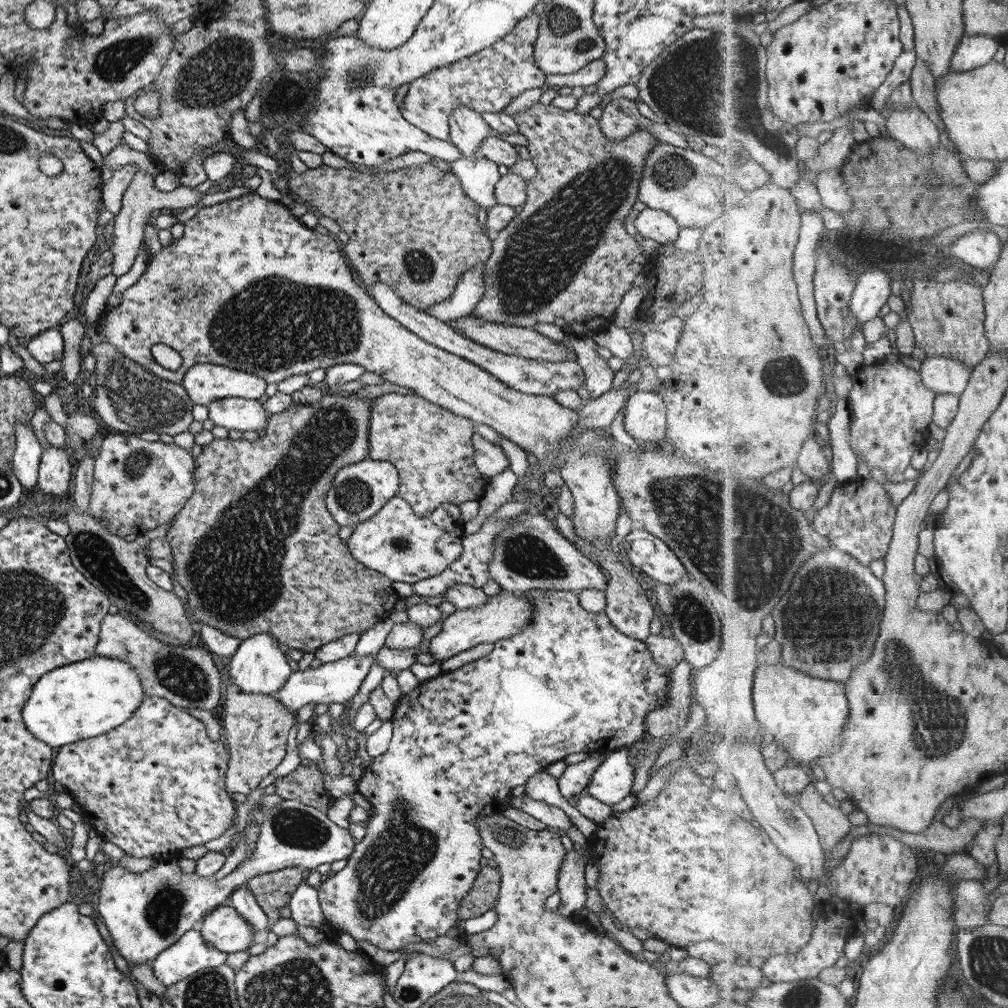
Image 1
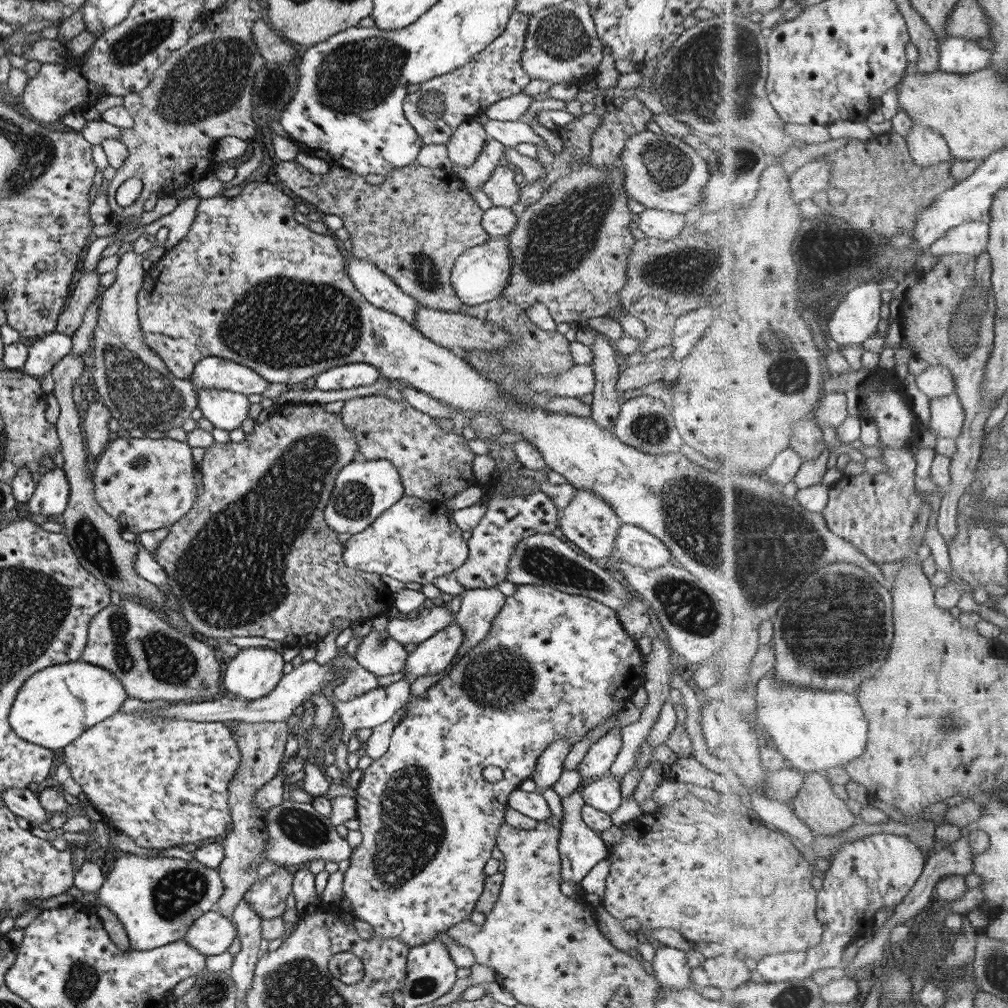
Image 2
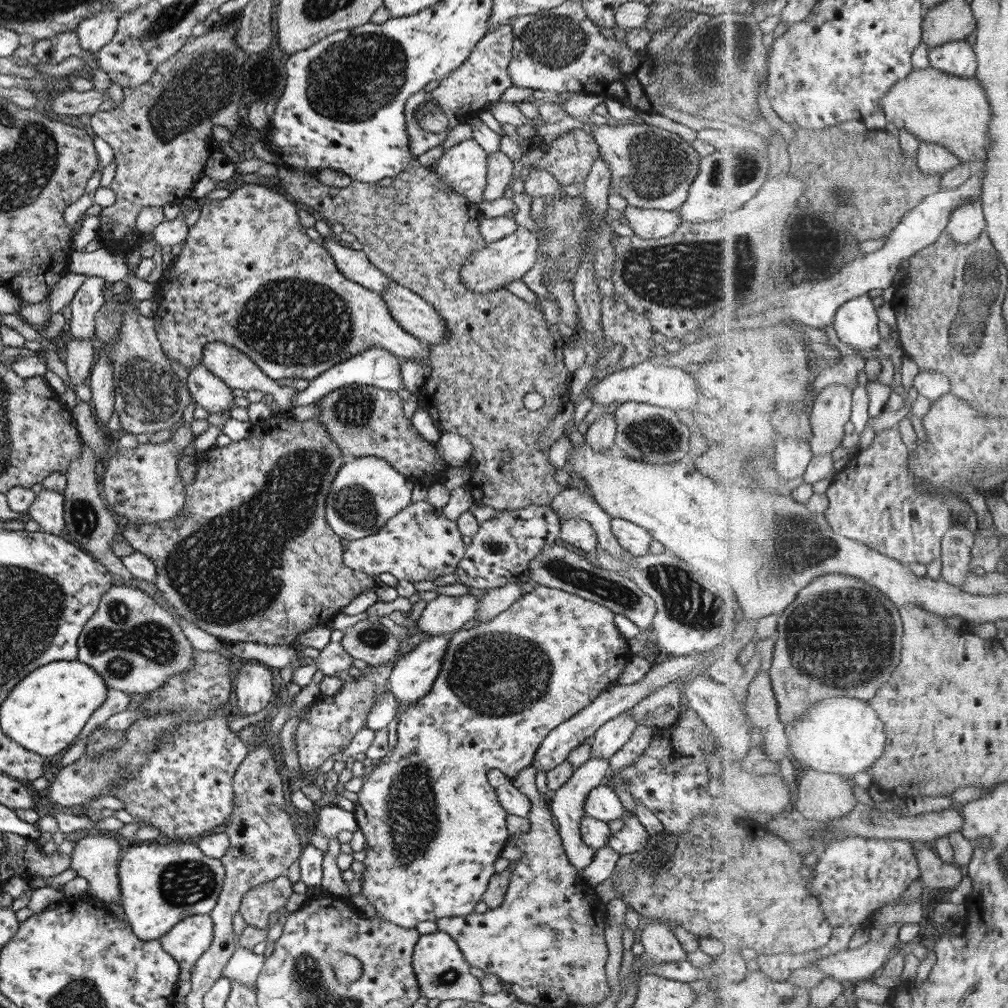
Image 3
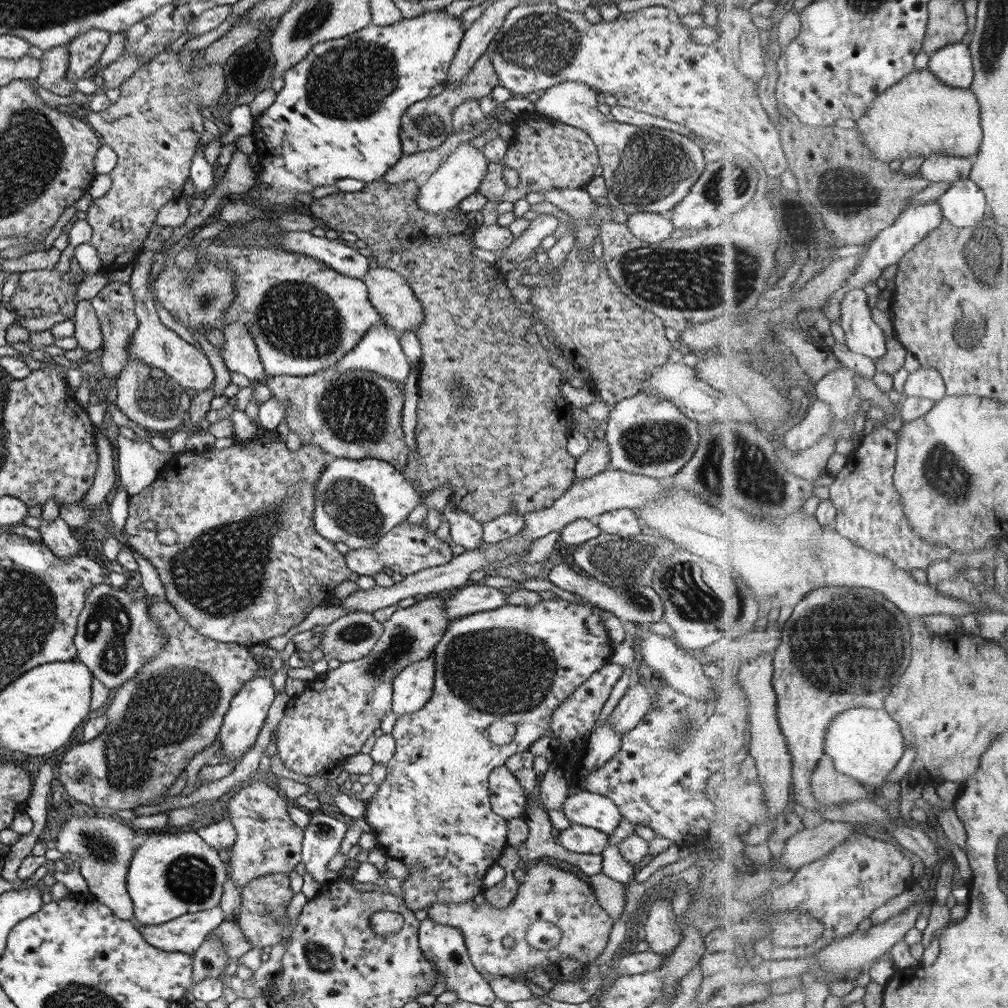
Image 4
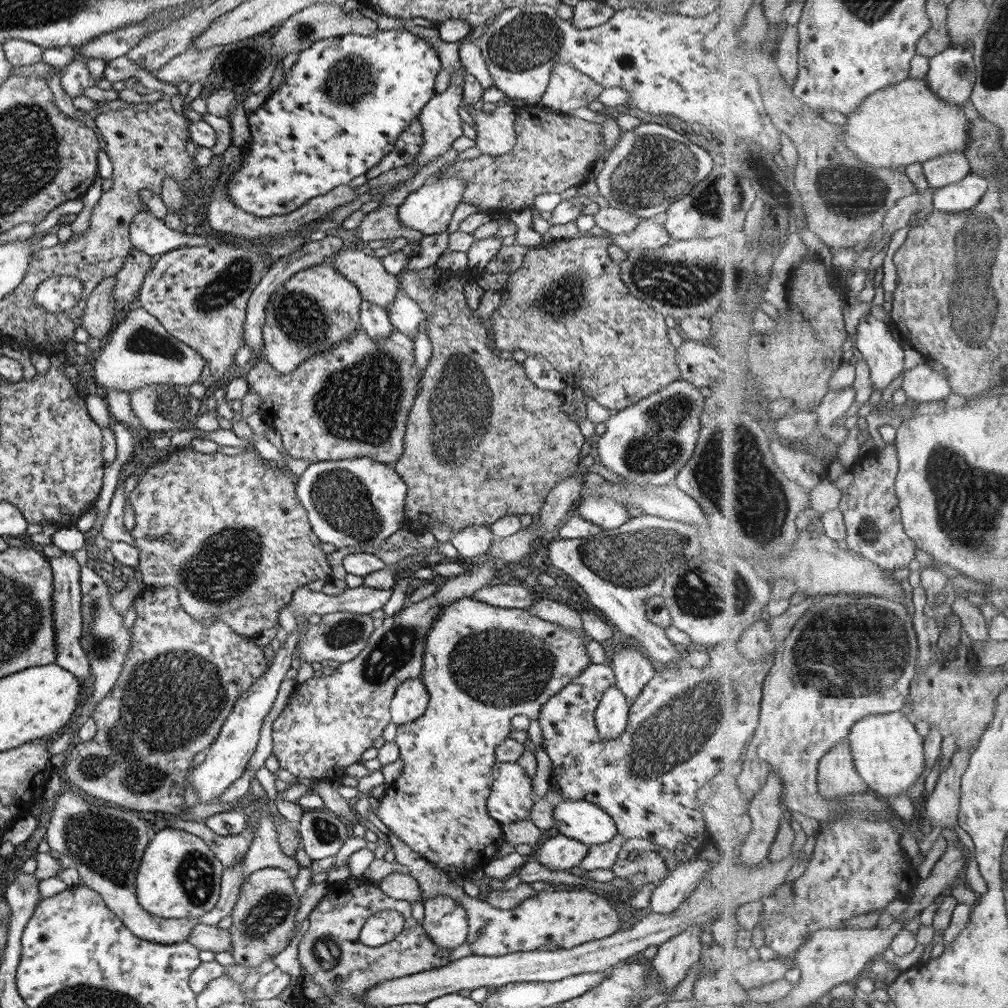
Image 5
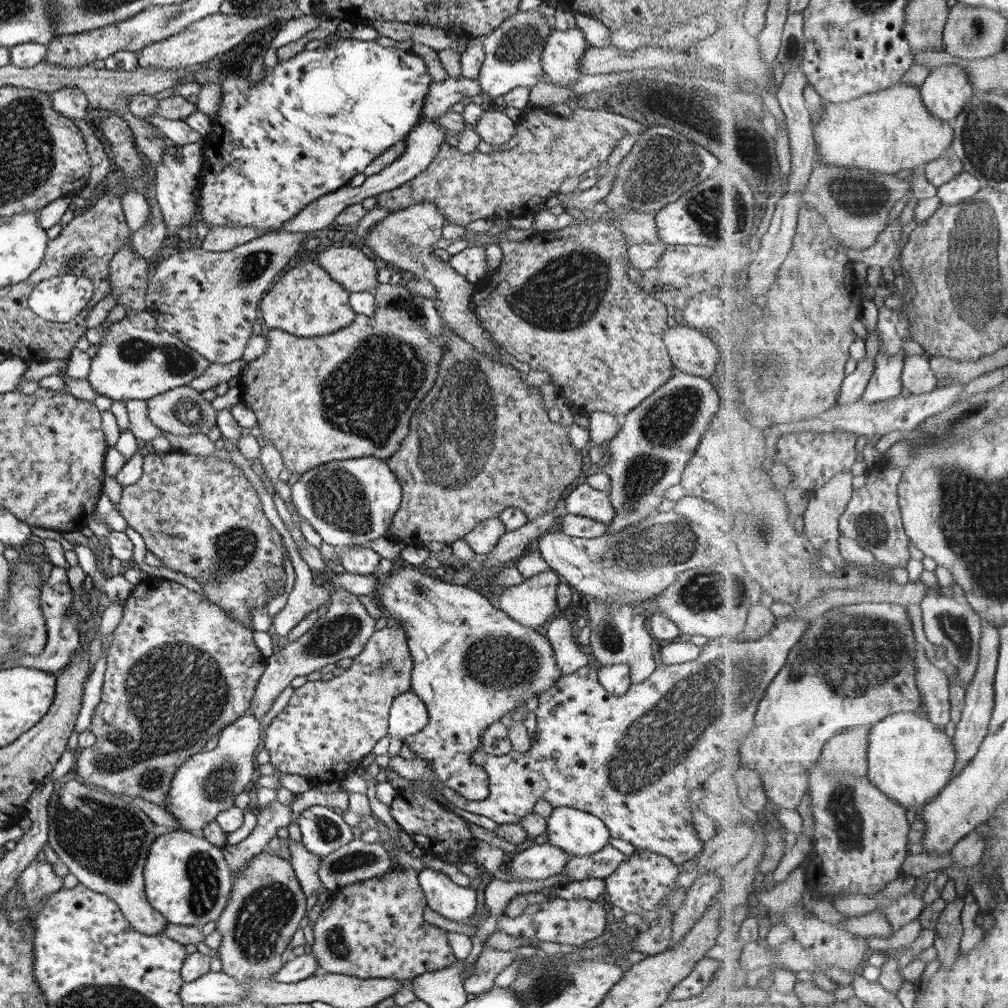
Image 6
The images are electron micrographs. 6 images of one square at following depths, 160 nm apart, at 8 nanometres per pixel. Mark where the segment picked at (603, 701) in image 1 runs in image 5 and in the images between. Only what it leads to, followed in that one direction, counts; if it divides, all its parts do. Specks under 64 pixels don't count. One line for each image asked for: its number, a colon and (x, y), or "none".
2: (553, 665)
3: (432, 826)
4: (498, 675)
5: (481, 665)

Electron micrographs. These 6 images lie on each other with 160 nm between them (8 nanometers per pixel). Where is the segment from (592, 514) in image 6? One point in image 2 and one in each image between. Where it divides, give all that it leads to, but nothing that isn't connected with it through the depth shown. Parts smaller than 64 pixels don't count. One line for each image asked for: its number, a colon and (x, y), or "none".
2: (637, 547)
3: (634, 540)
4: (623, 522)
5: (604, 512)

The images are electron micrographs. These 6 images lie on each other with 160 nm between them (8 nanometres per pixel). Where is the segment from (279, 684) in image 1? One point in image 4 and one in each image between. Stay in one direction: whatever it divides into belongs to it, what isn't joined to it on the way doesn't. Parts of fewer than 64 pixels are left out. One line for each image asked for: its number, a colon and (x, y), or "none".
2: (253, 672)
3: (253, 685)
4: (247, 710)

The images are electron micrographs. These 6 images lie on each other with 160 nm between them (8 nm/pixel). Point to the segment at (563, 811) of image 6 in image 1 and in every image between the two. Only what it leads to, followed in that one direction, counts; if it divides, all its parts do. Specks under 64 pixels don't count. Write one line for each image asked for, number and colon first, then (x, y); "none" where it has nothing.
1: (611, 781)
2: (603, 793)
3: (601, 803)
4: (584, 808)
5: (577, 819)

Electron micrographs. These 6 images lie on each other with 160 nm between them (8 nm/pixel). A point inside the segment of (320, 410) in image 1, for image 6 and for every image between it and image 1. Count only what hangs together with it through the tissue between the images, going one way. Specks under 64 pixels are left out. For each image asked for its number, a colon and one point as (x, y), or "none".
2: (284, 579)
3: (263, 496)
4: (246, 565)
5: (240, 544)
6: (198, 515)

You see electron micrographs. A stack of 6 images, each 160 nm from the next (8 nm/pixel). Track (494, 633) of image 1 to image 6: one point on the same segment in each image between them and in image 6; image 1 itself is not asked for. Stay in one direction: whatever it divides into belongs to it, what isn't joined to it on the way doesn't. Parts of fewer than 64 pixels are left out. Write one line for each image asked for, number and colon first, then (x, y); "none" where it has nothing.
2: (434, 654)
3: (412, 676)
4: (412, 687)
5: (409, 701)
6: (407, 715)

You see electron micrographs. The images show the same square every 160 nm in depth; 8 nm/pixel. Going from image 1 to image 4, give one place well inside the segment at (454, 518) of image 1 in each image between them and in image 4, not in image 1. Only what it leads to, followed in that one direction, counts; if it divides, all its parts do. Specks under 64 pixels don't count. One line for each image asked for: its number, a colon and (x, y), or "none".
2: (414, 540)
3: (417, 544)
4: (406, 549)

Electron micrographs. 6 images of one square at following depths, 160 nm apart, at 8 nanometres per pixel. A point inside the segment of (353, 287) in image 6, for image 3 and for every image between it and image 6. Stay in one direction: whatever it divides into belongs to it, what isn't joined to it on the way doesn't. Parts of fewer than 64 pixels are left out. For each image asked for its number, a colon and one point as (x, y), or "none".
3: (418, 318)
4: (388, 292)
5: (364, 270)

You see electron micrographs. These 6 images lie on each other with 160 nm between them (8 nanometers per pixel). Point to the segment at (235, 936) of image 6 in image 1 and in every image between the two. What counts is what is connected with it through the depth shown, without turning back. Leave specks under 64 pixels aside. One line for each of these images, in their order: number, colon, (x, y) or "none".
1: (272, 890)
2: (266, 896)
3: (256, 905)
4: (261, 918)
5: (262, 918)

